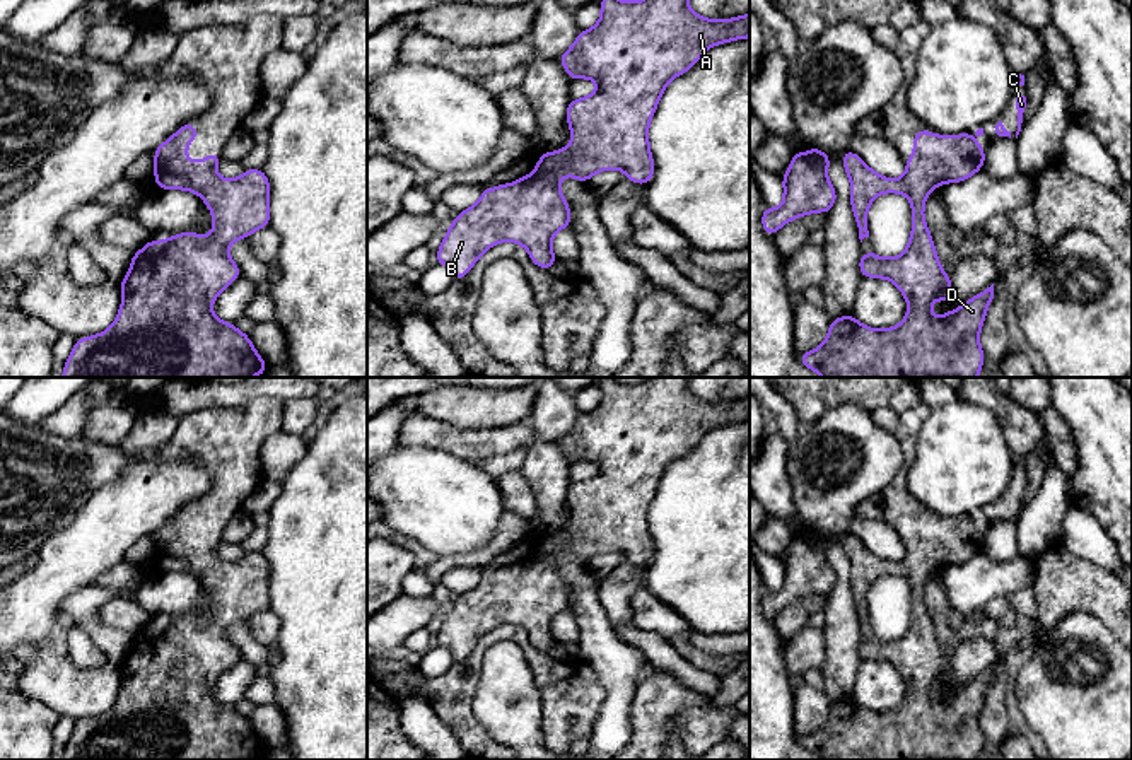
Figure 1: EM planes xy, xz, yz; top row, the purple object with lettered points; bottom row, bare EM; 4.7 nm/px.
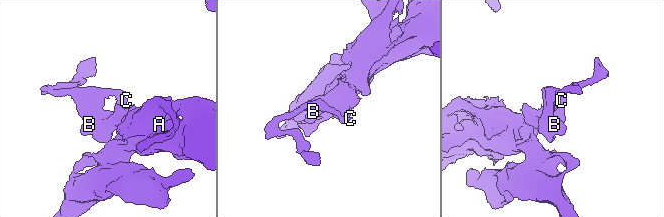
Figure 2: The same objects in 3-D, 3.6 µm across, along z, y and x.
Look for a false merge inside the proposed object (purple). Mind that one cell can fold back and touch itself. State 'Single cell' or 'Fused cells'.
Single cell

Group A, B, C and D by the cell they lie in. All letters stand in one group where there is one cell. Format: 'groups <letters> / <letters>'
groups A B C D

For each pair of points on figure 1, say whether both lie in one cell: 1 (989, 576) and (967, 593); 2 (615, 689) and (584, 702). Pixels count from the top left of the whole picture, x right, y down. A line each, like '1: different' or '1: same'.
1: same
2: different

